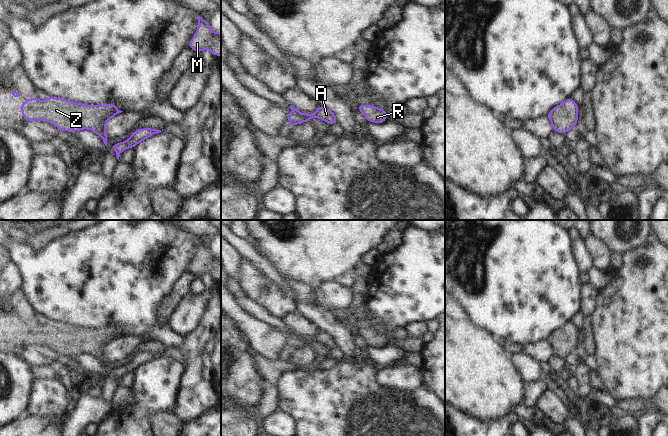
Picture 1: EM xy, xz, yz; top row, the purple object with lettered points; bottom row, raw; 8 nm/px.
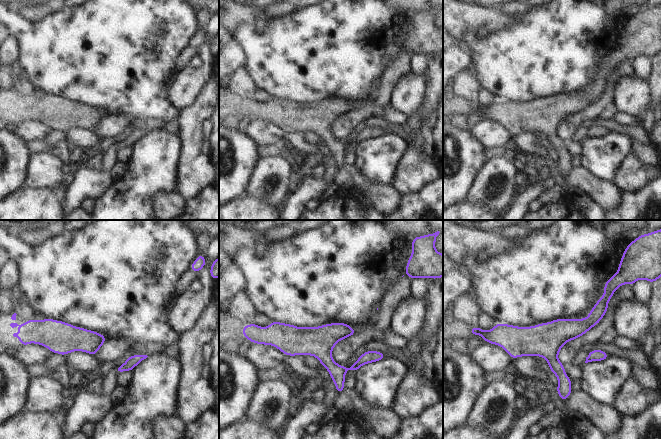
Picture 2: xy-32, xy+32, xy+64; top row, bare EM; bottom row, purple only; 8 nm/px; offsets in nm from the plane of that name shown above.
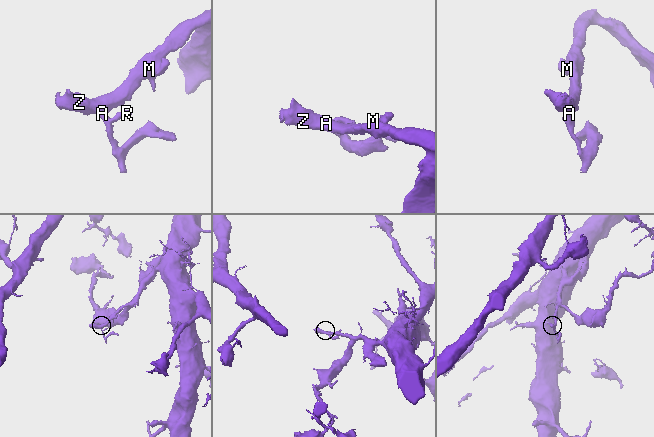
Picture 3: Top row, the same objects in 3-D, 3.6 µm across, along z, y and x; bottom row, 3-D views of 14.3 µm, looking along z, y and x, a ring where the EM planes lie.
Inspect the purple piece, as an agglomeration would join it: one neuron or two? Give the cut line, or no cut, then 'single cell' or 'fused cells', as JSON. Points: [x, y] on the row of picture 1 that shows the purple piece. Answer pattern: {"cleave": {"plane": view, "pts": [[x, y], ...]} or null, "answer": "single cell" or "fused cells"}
{"cleave": null, "answer": "single cell"}

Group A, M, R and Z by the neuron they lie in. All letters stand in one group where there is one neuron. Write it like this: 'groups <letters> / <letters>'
groups A M R Z

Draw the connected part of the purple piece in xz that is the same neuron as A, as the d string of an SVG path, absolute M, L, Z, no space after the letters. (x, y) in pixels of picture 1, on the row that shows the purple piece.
M291 105L290 109L292 110L292 112L288 114L288 124L290 126L296 126L300 123L309 122L313 117L321 119L322 121L327 122L330 125L338 123L338 119L335 117L334 112L320 105L313 114L295 109Z

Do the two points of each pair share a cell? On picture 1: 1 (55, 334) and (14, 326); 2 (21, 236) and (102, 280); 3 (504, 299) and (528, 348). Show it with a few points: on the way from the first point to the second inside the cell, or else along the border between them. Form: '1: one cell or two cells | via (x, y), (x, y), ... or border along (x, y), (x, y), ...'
1: one cell | via (45, 334), (26, 333), (24, 331)
2: two cells | border along (10, 235), (12, 238), (25, 243)
3: two cells | border along (546, 339), (523, 342), (521, 344)

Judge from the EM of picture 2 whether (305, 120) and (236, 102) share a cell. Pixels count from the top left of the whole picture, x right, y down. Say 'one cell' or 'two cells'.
one cell

